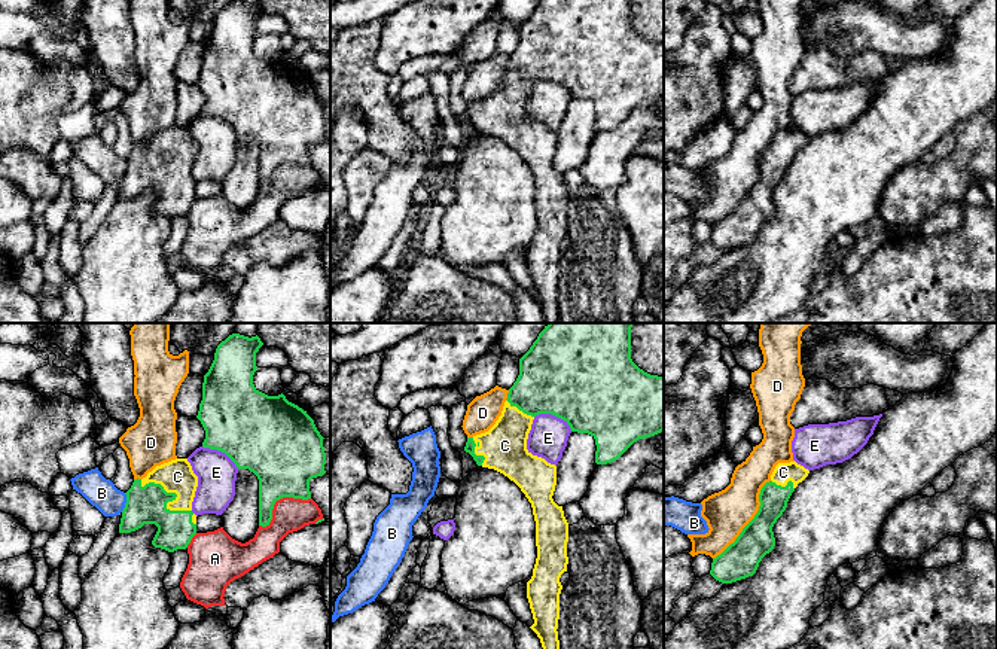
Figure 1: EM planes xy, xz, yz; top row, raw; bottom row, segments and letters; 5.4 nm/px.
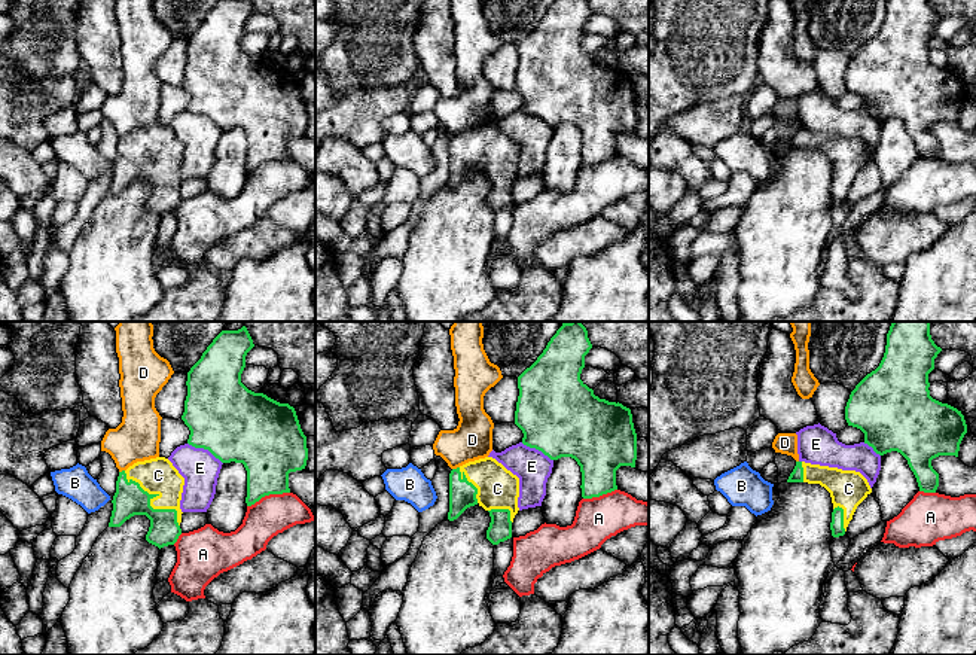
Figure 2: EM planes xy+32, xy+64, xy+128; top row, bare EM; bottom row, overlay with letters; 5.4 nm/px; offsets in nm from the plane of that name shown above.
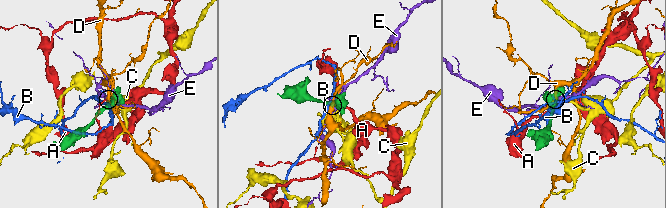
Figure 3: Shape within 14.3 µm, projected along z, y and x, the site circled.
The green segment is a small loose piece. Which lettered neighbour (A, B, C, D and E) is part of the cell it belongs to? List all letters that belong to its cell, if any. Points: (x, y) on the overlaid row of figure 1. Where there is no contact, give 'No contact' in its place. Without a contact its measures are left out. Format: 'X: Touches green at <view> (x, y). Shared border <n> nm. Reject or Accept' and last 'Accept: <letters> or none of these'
A: Touches green at xy (277, 499). Shared border 320 nm. Reject
B: Touches green at xy (127, 502). Shared border 110 nm. Reject
C: Touches green at xy (176, 494). Shared border 320 nm. Accept
D: Touches green at yz (750, 521). Shared border 550 nm. Reject
E: Touches green at xz (554, 414). Shared border 220 nm. Reject
Accept: C

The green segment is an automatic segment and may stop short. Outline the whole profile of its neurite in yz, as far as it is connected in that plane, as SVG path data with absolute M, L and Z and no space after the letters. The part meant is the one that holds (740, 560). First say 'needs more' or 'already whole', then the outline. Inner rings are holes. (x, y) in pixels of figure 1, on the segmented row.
needs more; M796 461L778 463L759 494L759 511L740 536L713 558L710 575L732 584L753 576L762 558L775 546L772 527L787 508L787 502L810 470Z

